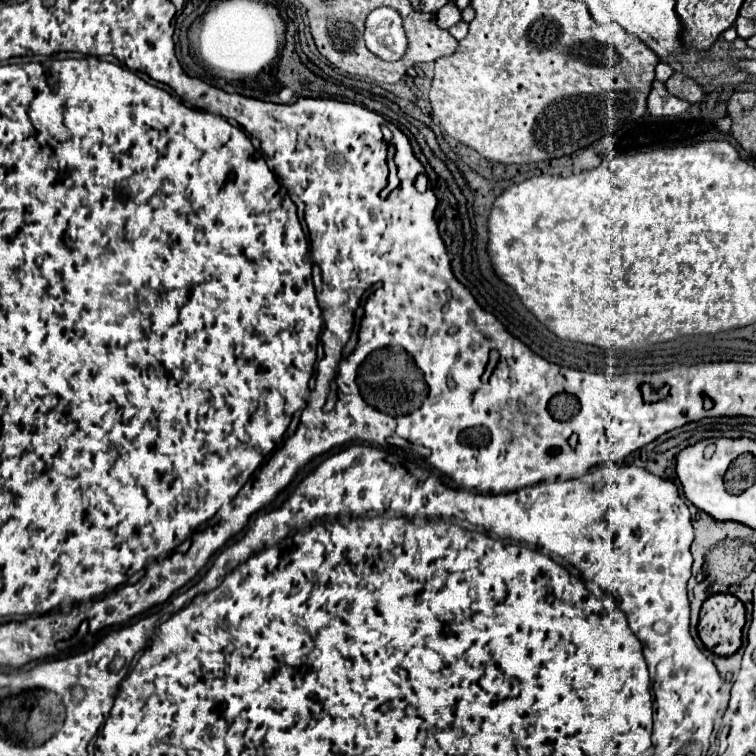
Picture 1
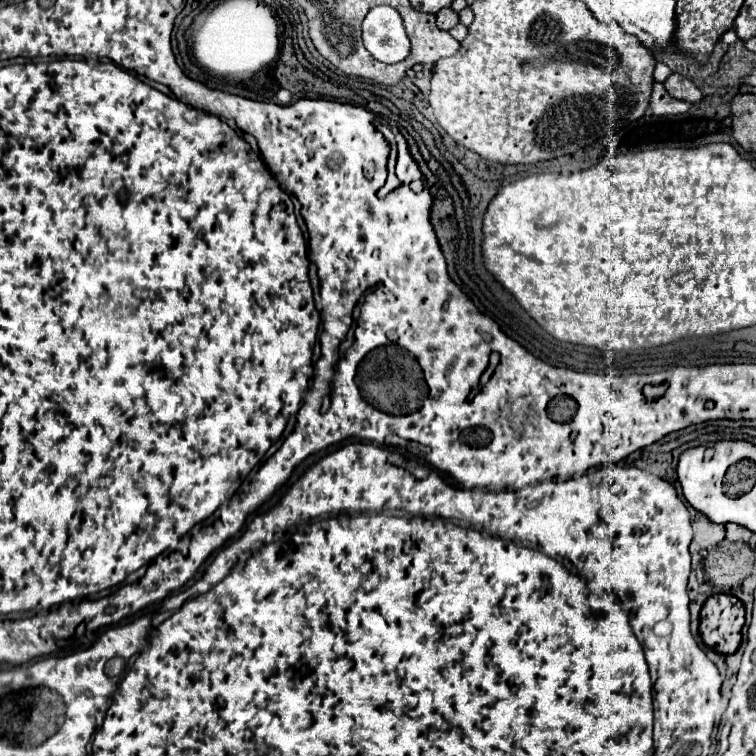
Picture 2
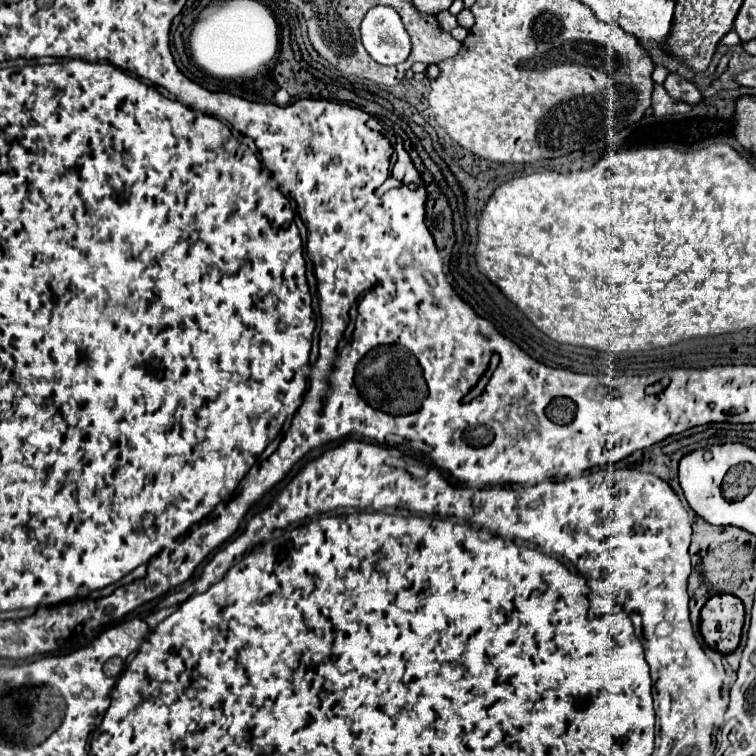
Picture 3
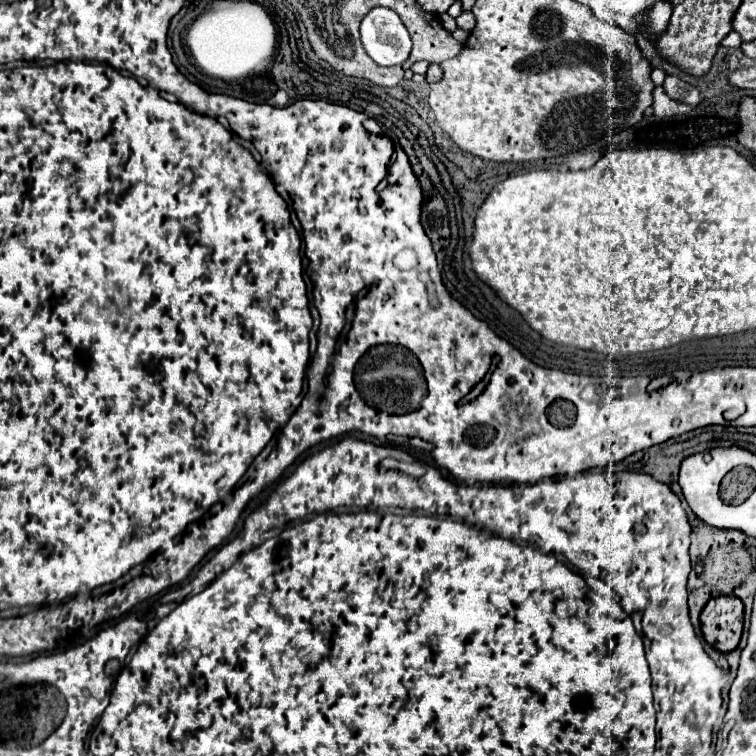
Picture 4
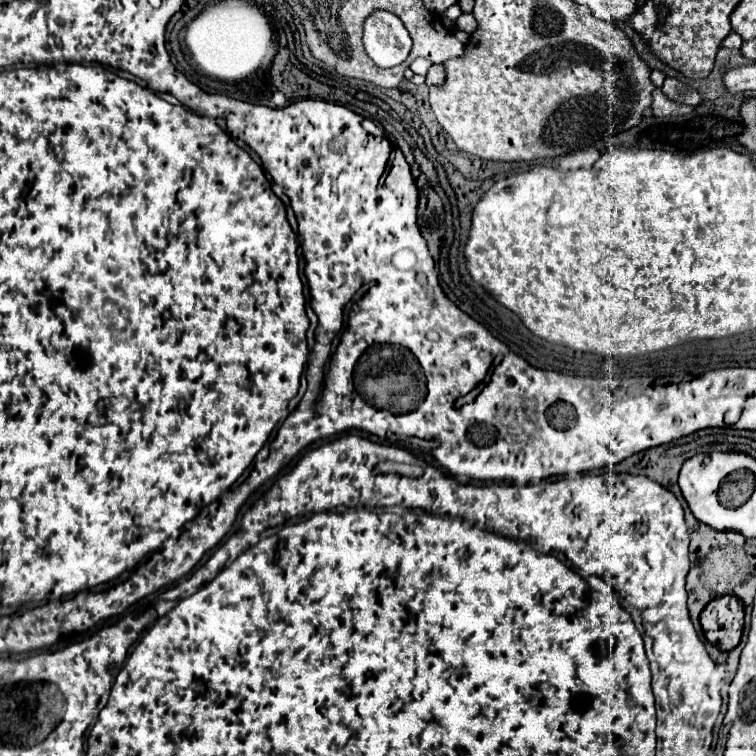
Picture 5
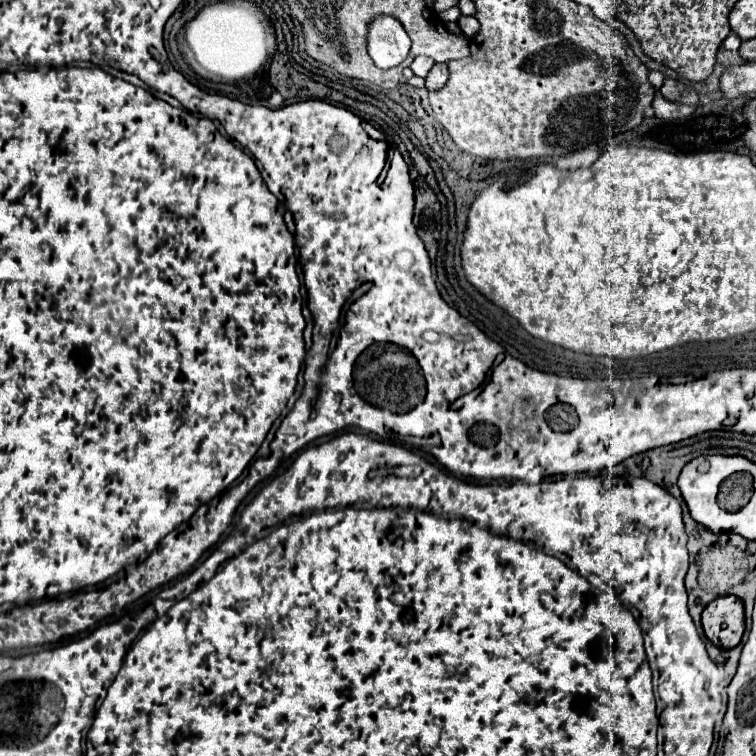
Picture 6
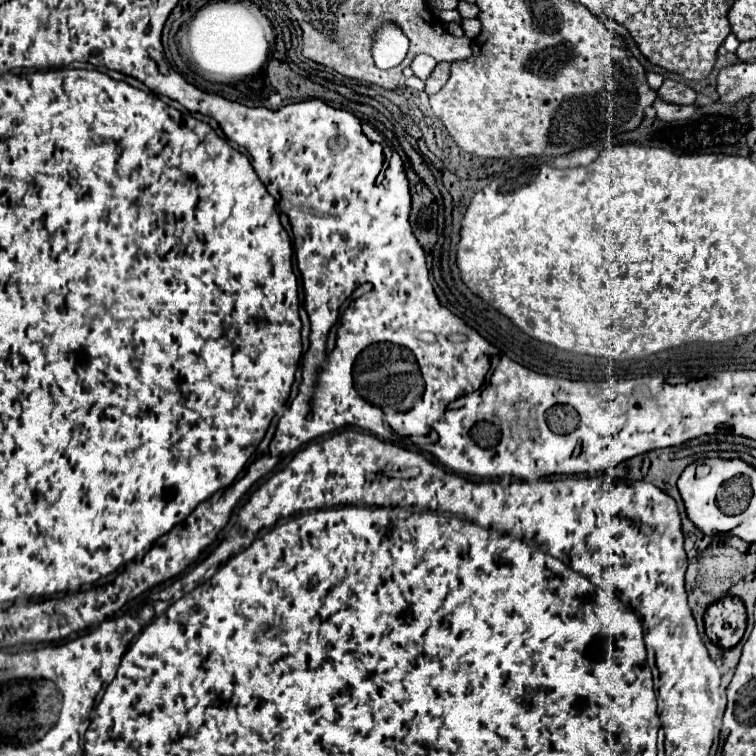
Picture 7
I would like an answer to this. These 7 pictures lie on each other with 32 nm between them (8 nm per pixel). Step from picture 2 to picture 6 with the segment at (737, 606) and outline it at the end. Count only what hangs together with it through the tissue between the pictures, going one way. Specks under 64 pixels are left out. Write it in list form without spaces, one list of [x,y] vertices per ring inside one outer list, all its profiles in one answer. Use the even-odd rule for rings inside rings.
[[[720,596],[702,612],[706,638],[724,650],[740,644],[744,633],[744,604],[736,596]]]

